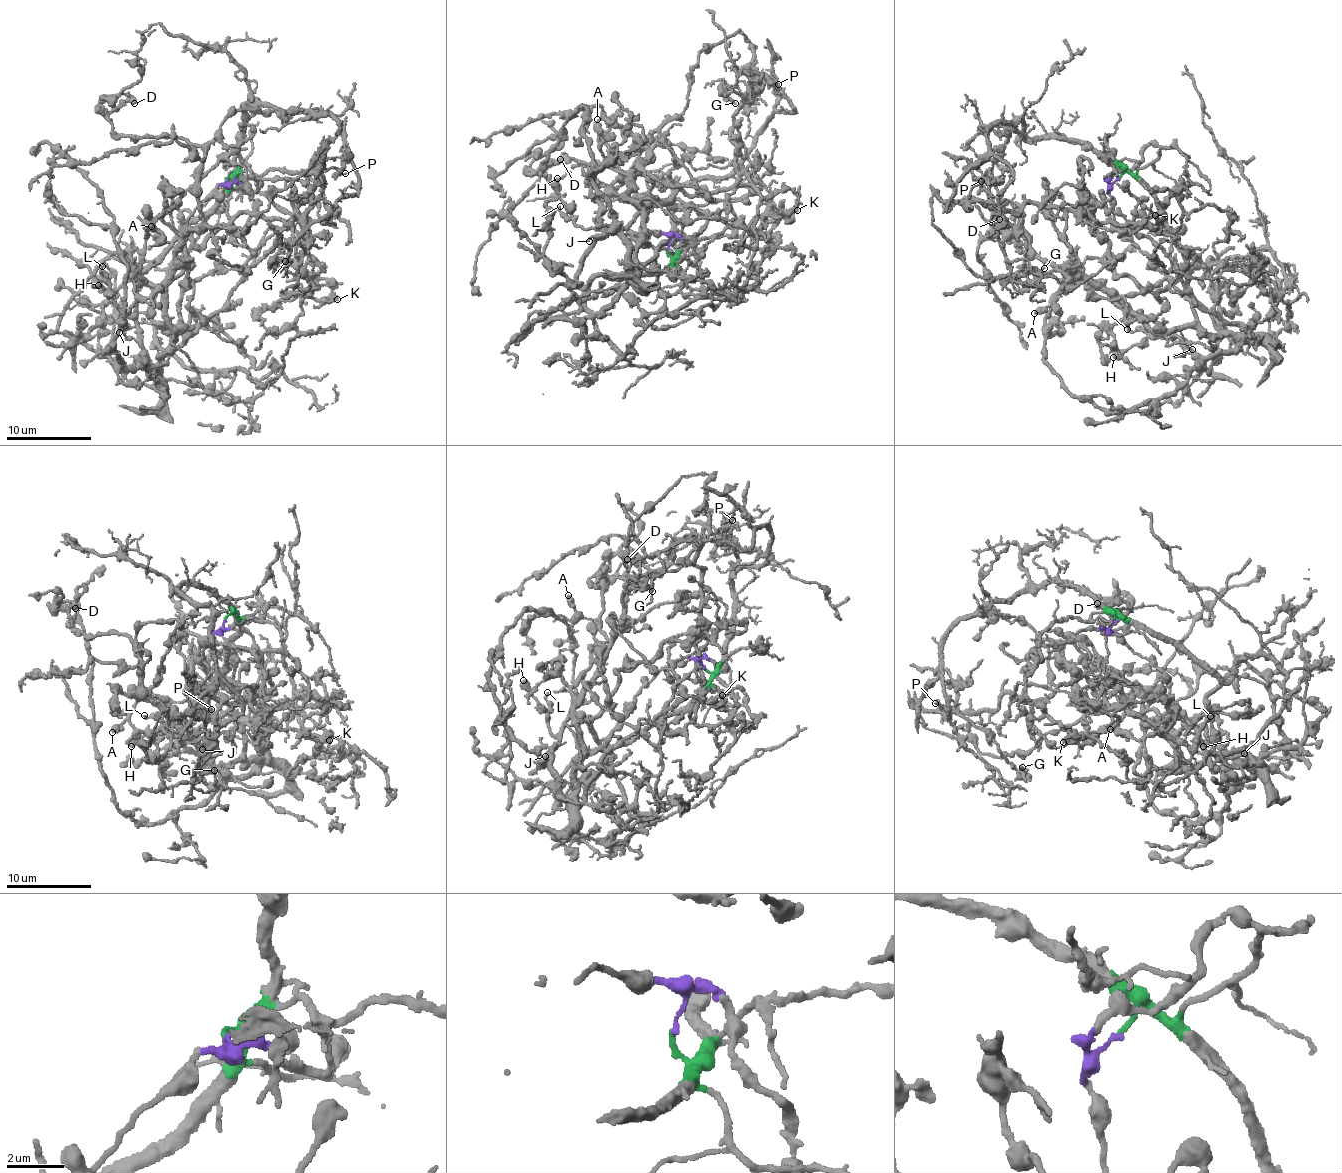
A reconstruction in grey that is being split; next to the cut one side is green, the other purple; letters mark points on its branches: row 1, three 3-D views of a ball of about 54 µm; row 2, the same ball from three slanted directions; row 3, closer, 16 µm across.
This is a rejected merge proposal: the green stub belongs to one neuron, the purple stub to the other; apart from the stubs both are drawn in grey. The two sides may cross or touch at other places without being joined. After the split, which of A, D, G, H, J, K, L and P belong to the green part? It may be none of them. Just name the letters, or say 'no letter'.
G, K, P

